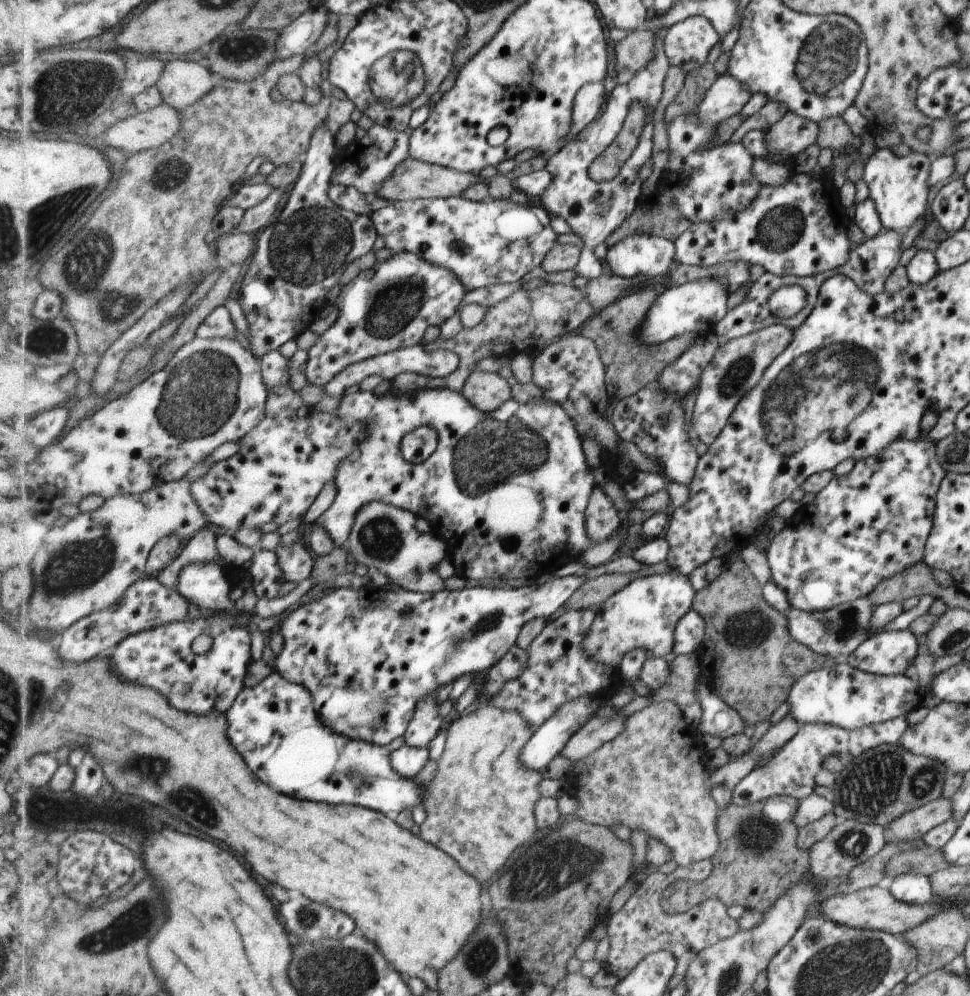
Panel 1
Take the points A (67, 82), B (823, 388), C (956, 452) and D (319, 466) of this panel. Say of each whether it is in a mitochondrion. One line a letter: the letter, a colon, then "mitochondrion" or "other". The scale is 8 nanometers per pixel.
A: mitochondrion
B: mitochondrion
C: mitochondrion
D: other

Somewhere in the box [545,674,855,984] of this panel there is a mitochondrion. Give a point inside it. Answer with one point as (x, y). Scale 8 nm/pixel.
(761, 834)

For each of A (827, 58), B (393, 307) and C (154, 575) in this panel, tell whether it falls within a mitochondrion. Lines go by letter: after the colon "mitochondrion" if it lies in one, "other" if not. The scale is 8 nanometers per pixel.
A: mitochondrion
B: mitochondrion
C: other

